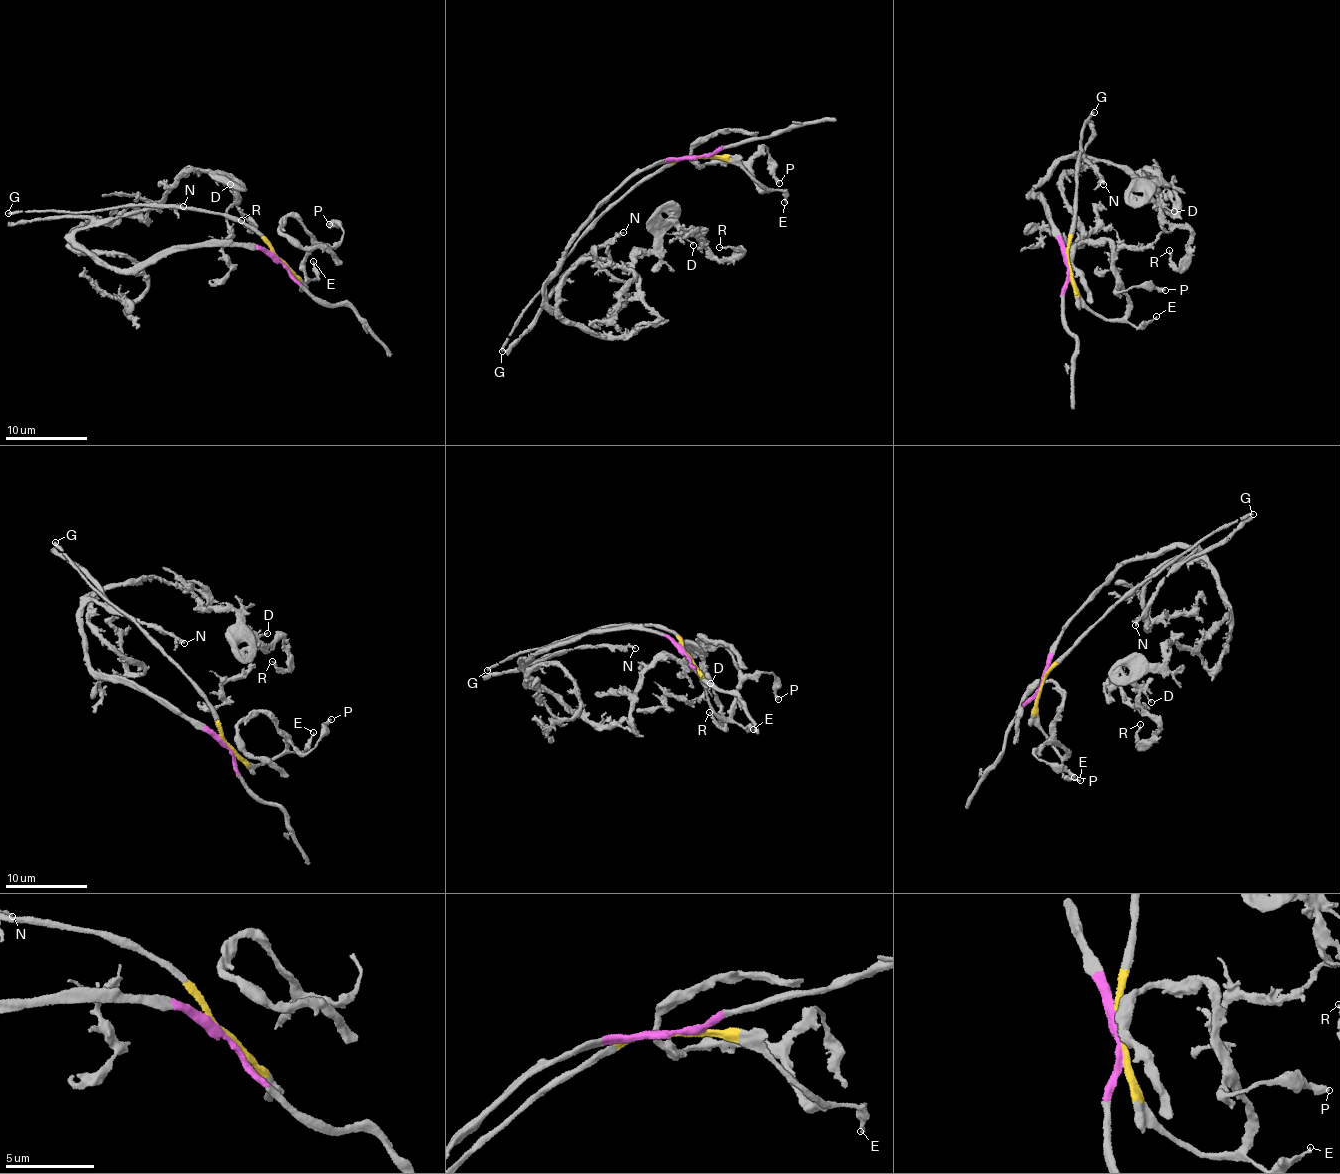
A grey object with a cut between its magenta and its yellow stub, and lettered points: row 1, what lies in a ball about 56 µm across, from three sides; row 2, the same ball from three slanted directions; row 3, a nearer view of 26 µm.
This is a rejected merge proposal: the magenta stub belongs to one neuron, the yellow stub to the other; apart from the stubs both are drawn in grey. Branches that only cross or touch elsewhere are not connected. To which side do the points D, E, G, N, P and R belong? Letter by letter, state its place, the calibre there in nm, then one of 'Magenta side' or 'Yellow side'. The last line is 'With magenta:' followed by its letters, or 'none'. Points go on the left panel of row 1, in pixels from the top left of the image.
D: Place: (230, 184). Thickness 140 nm. Magenta side
E: Place: (313, 261). Thickness 160 nm. Yellow side
G: Place: (8, 213). Thickness 240 nm. Yellow side
N: Place: (183, 206). Thickness 200 nm. Magenta side
P: Place: (329, 224). Thickness 320 nm. Yellow side
R: Place: (241, 220). Thickness 150 nm. Magenta side
With magenta: D, N, R

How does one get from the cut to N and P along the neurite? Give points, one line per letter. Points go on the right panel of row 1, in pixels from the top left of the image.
N: (1067, 265), (1039, 200), (1030, 191), (1048, 180), (1060, 160), (1080, 154), (1103, 175), (1103, 185)
P: (1067, 265), (1080, 300), (1107, 318), (1123, 317), (1128, 297), (1118, 288), (1119, 293), (1150, 283), (1166, 289)

